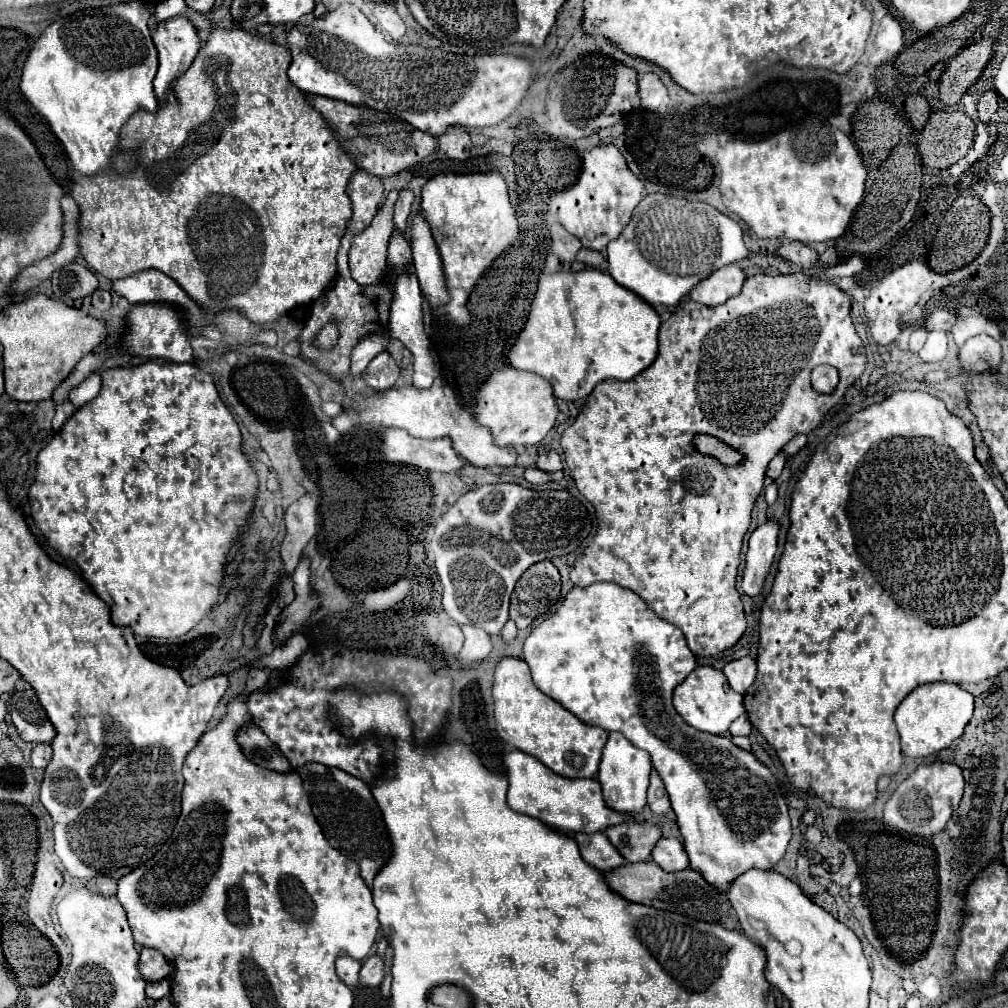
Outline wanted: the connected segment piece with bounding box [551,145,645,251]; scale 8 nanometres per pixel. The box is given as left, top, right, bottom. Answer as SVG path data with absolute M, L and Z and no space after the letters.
M597 145L583 153L583 171L579 181L567 191L557 193L551 209L557 213L559 223L579 237L583 247L603 251L609 241L619 237L631 219L635 205L643 199L643 191L643 183L631 173L621 151L615 145Z

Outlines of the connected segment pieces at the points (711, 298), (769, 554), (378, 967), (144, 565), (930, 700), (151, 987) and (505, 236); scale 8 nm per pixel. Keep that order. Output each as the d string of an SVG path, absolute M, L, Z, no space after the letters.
M727 265L711 273L711 277L703 279L695 289L691 289L689 299L701 303L705 307L715 307L735 297L745 281L745 273L737 265Z
M767 519L751 533L749 551L745 559L747 563L743 571L743 583L741 583L745 595L755 597L761 591L769 565L773 563L773 555L777 551L777 539L779 539L779 521L775 519Z
M373 955L365 959L359 971L359 985L357 987L377 987L383 981L383 957Z
M151 359L135 367L115 367L101 373L101 391L87 405L79 407L71 419L49 439L49 443L37 455L35 481L29 487L31 517L43 539L53 547L59 557L77 565L83 579L93 587L93 591L111 607L113 623L131 627L137 635L145 637L179 637L185 635L195 623L213 607L219 595L219 583L223 579L225 553L235 541L239 529L245 525L253 499L257 493L257 475L251 461L241 451L239 425L233 419L227 405L221 401L213 377L193 363L173 363L165 359Z
M931 683L911 691L895 711L895 723L901 735L901 751L907 757L927 757L949 747L963 735L973 715L973 695L953 683Z
M163 979L163 981L157 981L157 983L149 983L147 985L147 997L159 1001L163 999L165 995L171 993L171 981L169 979Z
M495 171L473 175L441 173L427 181L421 197L421 211L429 221L433 237L437 241L447 287L451 293L451 301L433 311L433 315L449 317L457 325L467 325L469 321L463 309L473 285L495 263L495 259L501 257L519 239L517 217L509 201L507 185Z

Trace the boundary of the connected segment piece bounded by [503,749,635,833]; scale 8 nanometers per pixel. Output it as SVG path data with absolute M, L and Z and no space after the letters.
M509 751L505 755L509 791L507 803L517 813L531 815L543 821L549 827L555 827L565 833L597 833L605 831L611 825L621 825L627 821L635 821L633 815L623 815L609 809L601 795L601 785L597 779L567 779L551 769L547 769L541 761L533 759L523 751Z

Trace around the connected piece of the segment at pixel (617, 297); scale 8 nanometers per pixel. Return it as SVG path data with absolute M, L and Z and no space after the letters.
M583 269L577 273L553 273L539 275L537 293L527 317L527 323L509 351L509 365L523 371L533 371L545 377L553 389L555 397L575 401L587 397L599 381L617 379L629 381L641 371L645 371L657 357L659 347L659 327L661 319L657 311L629 289L621 289L607 273L597 269Z

